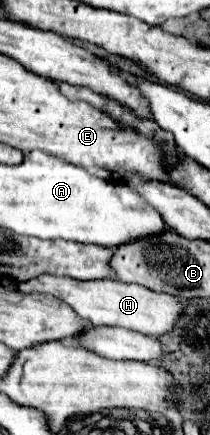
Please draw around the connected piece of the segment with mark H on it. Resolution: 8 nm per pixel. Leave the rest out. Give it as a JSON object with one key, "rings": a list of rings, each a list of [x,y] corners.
{"rings":[[[41,274],[39,278],[33,278],[31,282],[19,284],[21,292],[41,292],[51,294],[63,302],[67,302],[79,318],[89,320],[93,326],[119,326],[127,330],[135,330],[149,336],[161,336],[167,334],[173,326],[177,316],[183,310],[183,302],[169,294],[153,292],[139,284],[125,284],[119,280],[91,280],[91,282],[79,282],[75,278],[67,276],[55,276],[55,274]]]}

